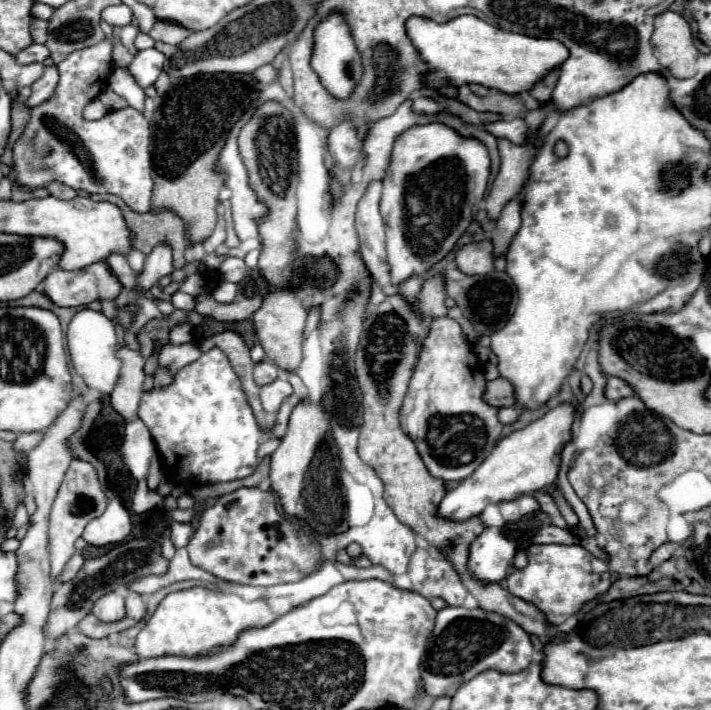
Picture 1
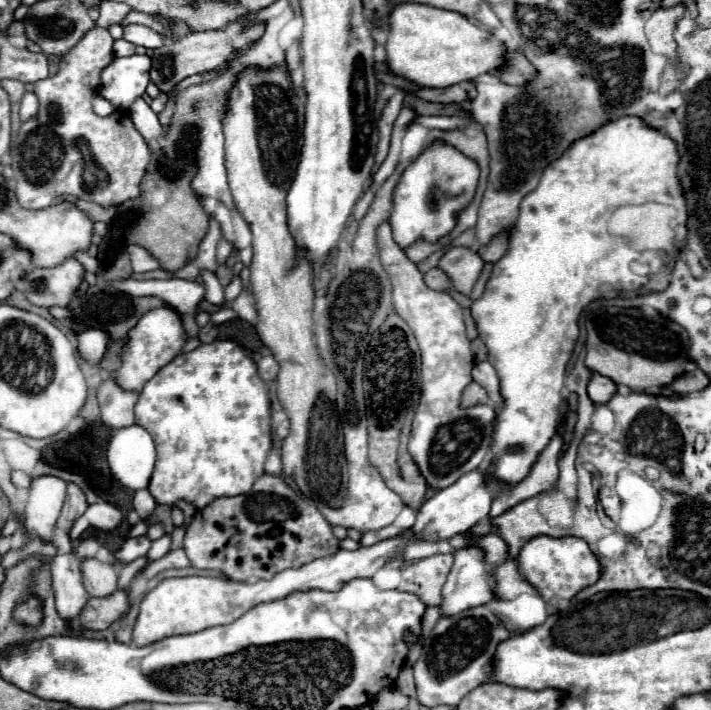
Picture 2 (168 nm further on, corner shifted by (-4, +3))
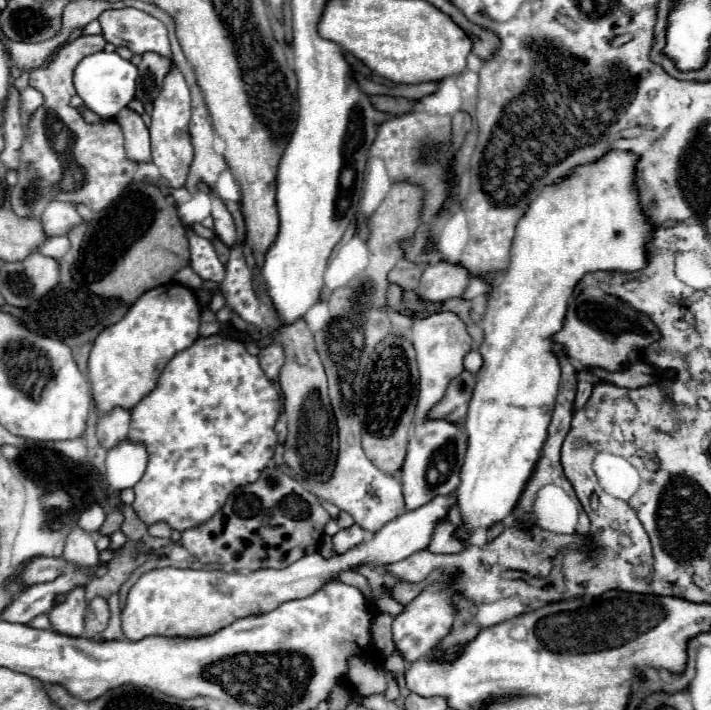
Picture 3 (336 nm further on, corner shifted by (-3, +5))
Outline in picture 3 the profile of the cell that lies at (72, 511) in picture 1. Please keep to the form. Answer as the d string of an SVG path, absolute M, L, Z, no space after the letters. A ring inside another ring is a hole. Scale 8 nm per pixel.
M85 587L71 589L63 601L59 601L51 611L49 619L53 623L53 629L63 635L79 637L83 635L83 617L85 617Z

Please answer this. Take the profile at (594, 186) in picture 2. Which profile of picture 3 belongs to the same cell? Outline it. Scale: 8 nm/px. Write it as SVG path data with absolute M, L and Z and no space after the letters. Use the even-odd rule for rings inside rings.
M609 149L597 161L577 165L557 183L545 185L517 223L509 267L497 275L491 291L487 293L481 319L485 333L483 345L479 347L483 367L477 373L477 385L465 419L465 429L469 431L469 451L461 469L461 483L457 487L457 507L463 515L463 527L457 529L457 537L461 539L467 539L479 527L491 527L503 521L511 513L541 457L561 377L561 367L553 351L553 335L563 329L575 285L587 273L635 273L647 263L649 237L635 235L639 225L643 227L649 223L639 199L637 165L637 153Z

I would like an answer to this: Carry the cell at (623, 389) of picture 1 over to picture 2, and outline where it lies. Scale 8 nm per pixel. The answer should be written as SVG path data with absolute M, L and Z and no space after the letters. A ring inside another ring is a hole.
M592 373L590 383L588 383L588 397L592 399L594 405L608 403L614 393L616 393L614 381L610 381L608 377L602 377L602 375L598 375L598 373Z

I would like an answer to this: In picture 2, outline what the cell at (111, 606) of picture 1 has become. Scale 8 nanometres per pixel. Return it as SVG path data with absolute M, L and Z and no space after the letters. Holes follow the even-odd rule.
M80 559L80 573L90 597L106 597L118 587L116 569L110 563L102 563L98 559Z

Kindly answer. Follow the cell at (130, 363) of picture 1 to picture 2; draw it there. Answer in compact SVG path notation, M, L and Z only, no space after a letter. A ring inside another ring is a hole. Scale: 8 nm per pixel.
M108 377L98 389L98 405L100 405L102 423L112 431L134 425L136 401L138 401L138 393L120 389L116 381Z

